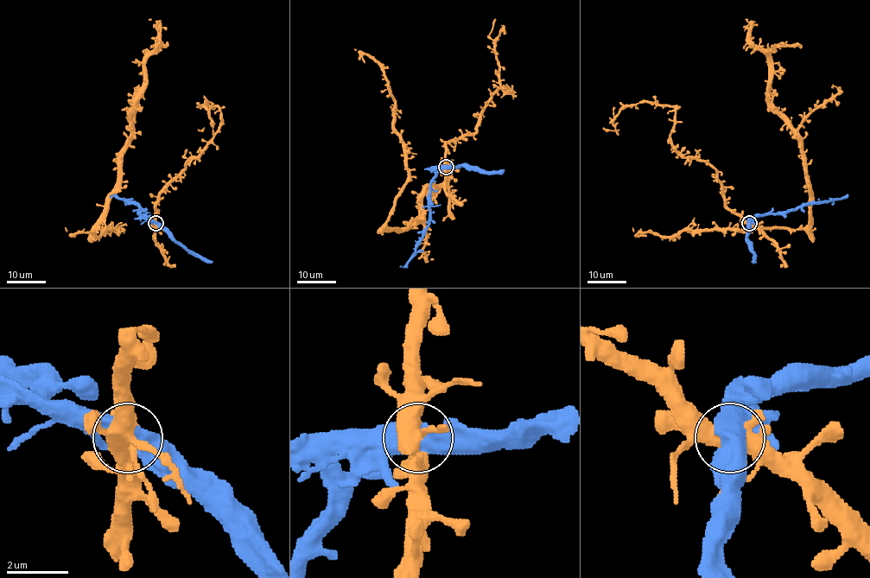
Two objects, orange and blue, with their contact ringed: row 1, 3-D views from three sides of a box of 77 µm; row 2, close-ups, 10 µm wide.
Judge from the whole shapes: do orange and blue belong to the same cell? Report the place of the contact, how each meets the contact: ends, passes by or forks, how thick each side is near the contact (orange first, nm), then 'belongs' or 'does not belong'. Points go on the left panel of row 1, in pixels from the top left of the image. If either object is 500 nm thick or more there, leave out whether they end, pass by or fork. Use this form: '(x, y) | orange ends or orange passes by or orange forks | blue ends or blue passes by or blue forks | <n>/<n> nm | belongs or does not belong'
(155, 223) | 440/600 nm | does not belong

